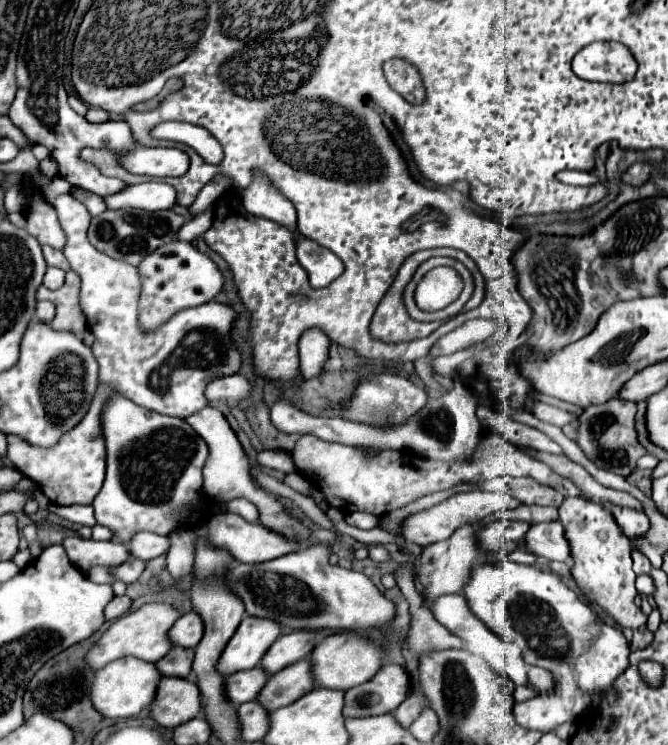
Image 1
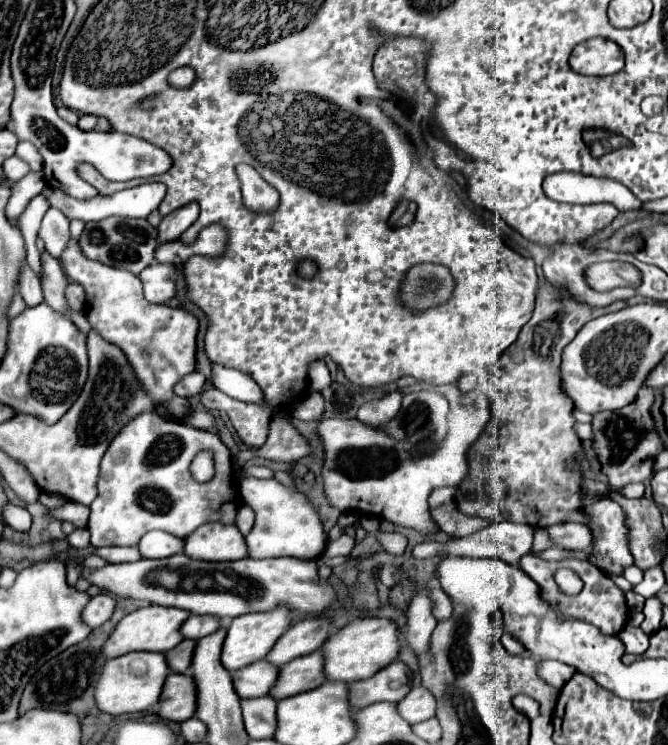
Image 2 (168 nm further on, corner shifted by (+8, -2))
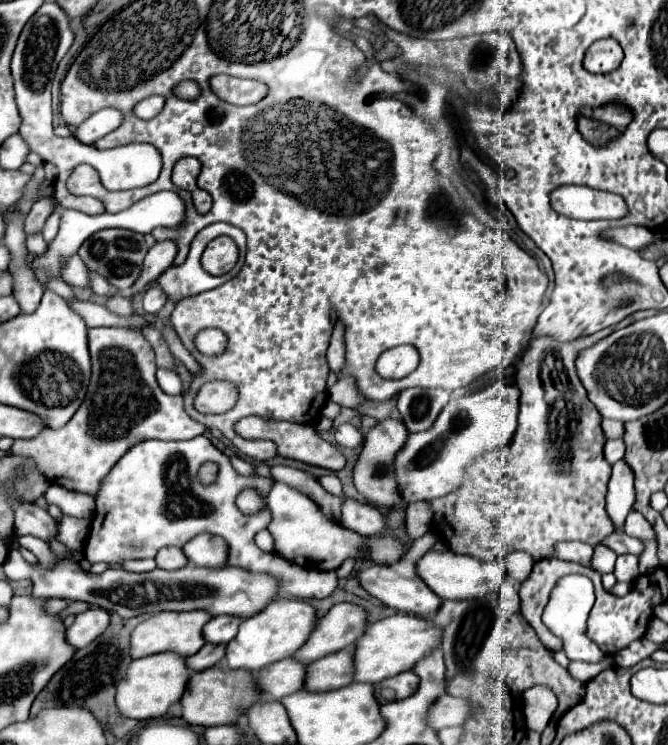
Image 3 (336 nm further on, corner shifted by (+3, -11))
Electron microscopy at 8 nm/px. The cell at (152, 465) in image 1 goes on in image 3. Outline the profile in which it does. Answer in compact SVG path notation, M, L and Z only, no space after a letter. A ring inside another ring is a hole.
M195 436L191 440L175 440L175 442L165 442L165 440L143 440L135 444L107 474L107 478L101 484L99 496L97 496L97 510L91 522L91 534L85 546L85 558L95 564L95 562L107 562L107 564L121 564L127 558L153 558L155 552L163 546L177 546L183 548L187 540L195 538L197 534L209 532L217 534L227 540L229 544L229 566L239 566L247 568L251 572L271 572L281 580L281 592L291 594L293 598L327 598L335 588L337 588L337 574L323 572L323 570L307 570L299 568L293 562L287 562L285 558L277 554L269 554L257 548L253 536L257 530L267 528L267 508L261 508L257 514L243 514L235 500L241 490L245 488L255 488L259 496L267 496L267 490L271 488L273 480L263 478L263 476L241 476L235 472L231 466L229 458L219 452L207 436ZM205 460L213 460L219 464L219 478L211 486L201 486L197 480L197 470Z

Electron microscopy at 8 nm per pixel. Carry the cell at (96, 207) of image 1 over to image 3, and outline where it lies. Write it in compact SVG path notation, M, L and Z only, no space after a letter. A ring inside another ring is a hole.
M89 270L89 284L91 284L91 290L99 296L109 296L113 292L113 288L105 282L105 278L101 278L97 272L91 272L91 270Z

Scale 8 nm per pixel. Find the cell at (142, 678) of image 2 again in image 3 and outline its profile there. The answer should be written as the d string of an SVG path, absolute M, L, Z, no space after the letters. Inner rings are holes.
M163 652L139 660L131 660L127 668L127 676L117 684L115 694L115 706L119 714L125 718L135 720L149 720L149 718L161 718L169 710L171 704L179 702L179 698L185 692L185 684L189 680L189 670L185 666L185 658L173 652Z

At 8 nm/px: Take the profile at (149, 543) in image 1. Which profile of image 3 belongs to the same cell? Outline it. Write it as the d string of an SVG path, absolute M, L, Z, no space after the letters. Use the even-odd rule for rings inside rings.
M167 546L167 548L161 548L161 550L157 552L155 562L157 562L157 568L173 570L173 568L181 568L183 564L187 564L187 556L183 554L181 548Z

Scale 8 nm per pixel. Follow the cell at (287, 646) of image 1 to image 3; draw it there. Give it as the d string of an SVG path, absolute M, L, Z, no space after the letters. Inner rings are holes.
M335 604L323 618L317 620L311 636L293 654L295 660L311 664L327 654L351 648L357 638L365 632L365 610L355 604Z

